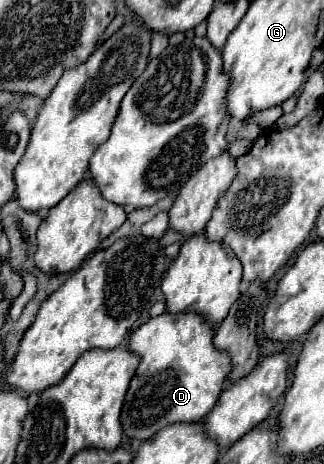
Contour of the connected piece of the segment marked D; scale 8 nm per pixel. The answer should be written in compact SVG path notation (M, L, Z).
M163 312L157 318L149 318L129 336L129 350L139 354L141 362L129 384L125 404L121 410L121 428L125 430L125 434L137 440L149 440L155 432L159 432L169 424L203 420L203 416L215 406L215 400L219 398L229 372L229 356L225 352L219 352L211 344L213 334L215 332L205 322L205 318L195 312L185 312L185 314Z

